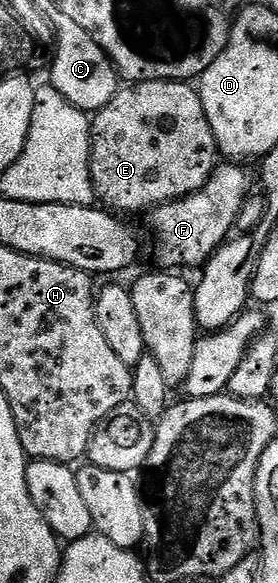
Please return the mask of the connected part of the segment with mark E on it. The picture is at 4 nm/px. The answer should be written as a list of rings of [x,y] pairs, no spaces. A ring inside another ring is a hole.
[[[137,82],[124,85],[91,118],[91,179],[98,201],[112,211],[147,210],[176,202],[202,190],[220,161],[213,128],[205,116],[199,91],[186,82]]]

